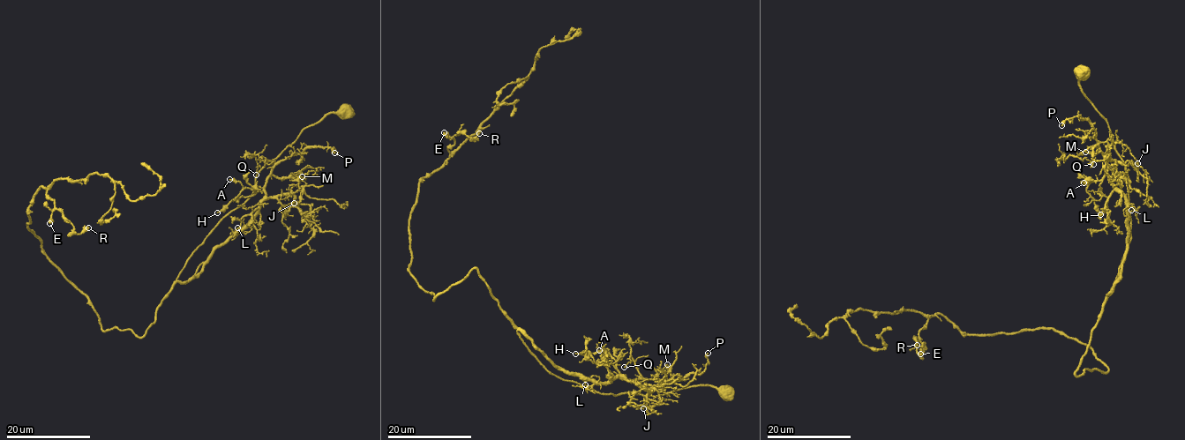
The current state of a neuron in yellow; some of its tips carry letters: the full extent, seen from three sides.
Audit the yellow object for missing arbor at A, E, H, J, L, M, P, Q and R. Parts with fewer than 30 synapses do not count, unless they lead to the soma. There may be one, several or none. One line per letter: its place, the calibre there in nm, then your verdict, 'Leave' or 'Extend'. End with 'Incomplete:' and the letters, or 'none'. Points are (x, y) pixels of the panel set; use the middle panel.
A: Place: (599, 350). Thickness 400 nm. Leave
E: Place: (444, 132). Thickness 440 nm. Leave
H: Place: (575, 354). Thickness 140 nm. Leave
J: Place: (643, 408). Thickness 70 nm. Leave
L: Place: (585, 384). Thickness 120 nm. Leave
M: Place: (667, 364). Thickness 100 nm. Leave
P: Place: (708, 353). Thickness 170 nm. Leave
Q: Place: (624, 367). Thickness 90 nm. Leave
R: Place: (479, 133). Thickness 130 nm. Leave
Incomplete: none

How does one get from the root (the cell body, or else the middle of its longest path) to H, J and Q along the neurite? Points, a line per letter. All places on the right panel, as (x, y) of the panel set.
H: (1082, 74), (1130, 186), (1131, 236), (1109, 294), (1128, 234), (1123, 194), (1105, 174), (1086, 190), (1100, 214)
J: (1082, 74), (1130, 186), (1131, 236), (1109, 294), (1128, 234), (1112, 172), (1137, 163)
Q: (1082, 74), (1130, 186), (1131, 236), (1109, 294), (1126, 250), (1126, 207), (1101, 151), (1077, 156), (1093, 164)

